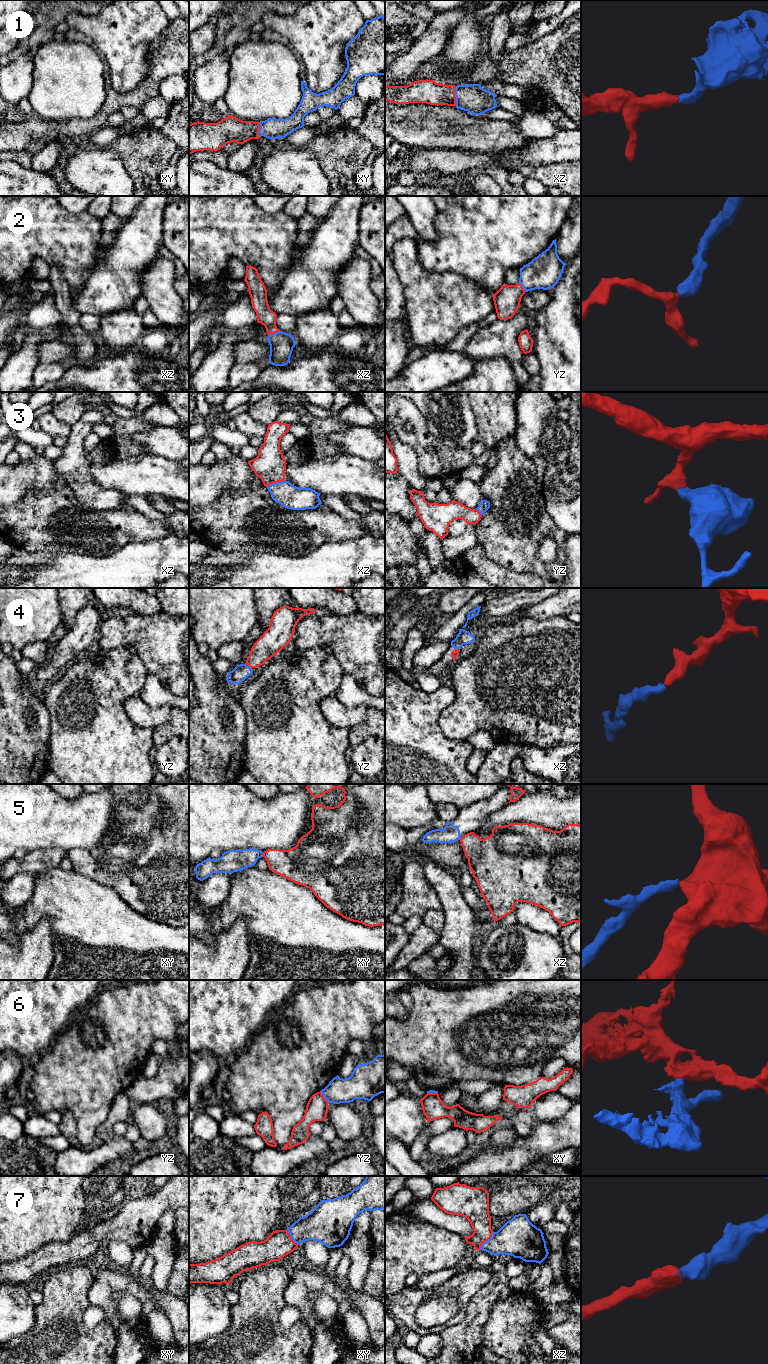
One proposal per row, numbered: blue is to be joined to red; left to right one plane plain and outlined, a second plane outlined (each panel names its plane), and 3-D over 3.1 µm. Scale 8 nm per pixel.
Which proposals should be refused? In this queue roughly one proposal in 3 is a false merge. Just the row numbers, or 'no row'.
5, 6

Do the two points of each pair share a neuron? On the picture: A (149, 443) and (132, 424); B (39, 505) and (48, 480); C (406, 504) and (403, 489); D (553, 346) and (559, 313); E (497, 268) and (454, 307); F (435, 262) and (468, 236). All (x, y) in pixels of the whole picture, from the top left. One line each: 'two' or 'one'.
A: two
B: two
C: one
D: one
E: two
F: one

